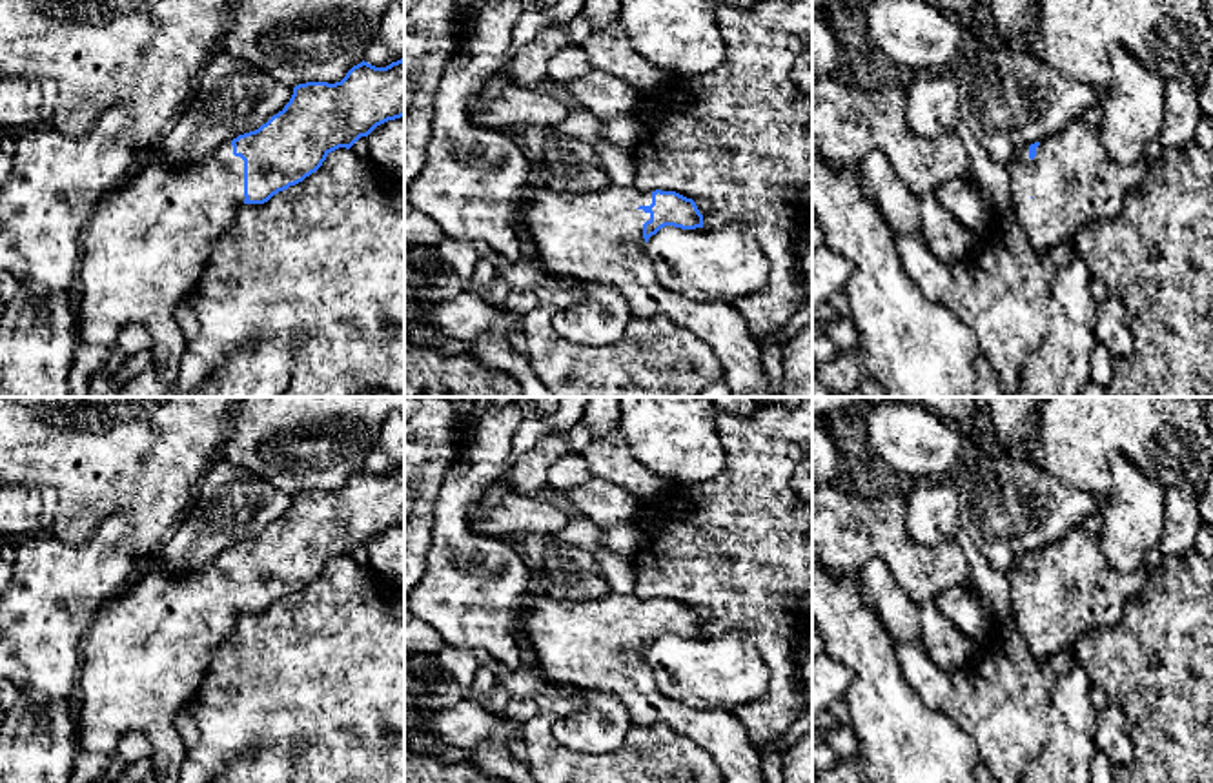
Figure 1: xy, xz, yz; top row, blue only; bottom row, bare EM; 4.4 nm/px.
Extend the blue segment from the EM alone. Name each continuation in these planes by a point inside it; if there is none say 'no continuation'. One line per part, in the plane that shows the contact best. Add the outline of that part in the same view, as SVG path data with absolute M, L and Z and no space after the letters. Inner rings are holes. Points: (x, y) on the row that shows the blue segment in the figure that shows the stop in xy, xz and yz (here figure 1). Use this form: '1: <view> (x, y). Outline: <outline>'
1: xz (596, 237). Outline: M608 186L594 193L528 189L523 228L530 233L548 275L612 288L632 317L668 317L707 344L723 368L732 397L772 397L763 350L732 304L692 300L665 290L647 255L643 224L650 191Z

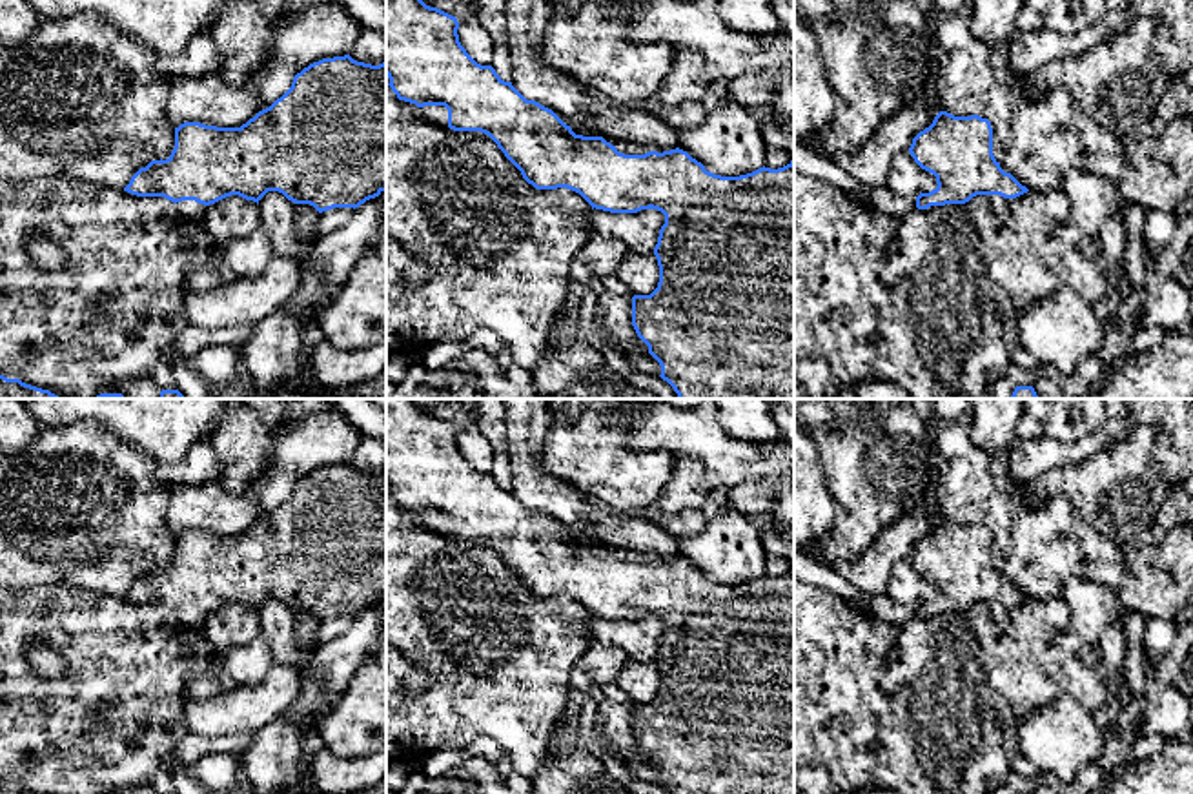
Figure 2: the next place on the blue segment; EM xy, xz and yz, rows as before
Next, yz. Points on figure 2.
no continuation

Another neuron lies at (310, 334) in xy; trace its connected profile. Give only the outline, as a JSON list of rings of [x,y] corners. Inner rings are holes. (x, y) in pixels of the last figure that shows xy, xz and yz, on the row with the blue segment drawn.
[[[308,319],[301,326],[301,342],[304,348],[304,353],[313,350],[321,341],[324,341],[322,331],[315,319]]]

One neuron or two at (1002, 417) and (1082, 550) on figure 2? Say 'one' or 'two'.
two

